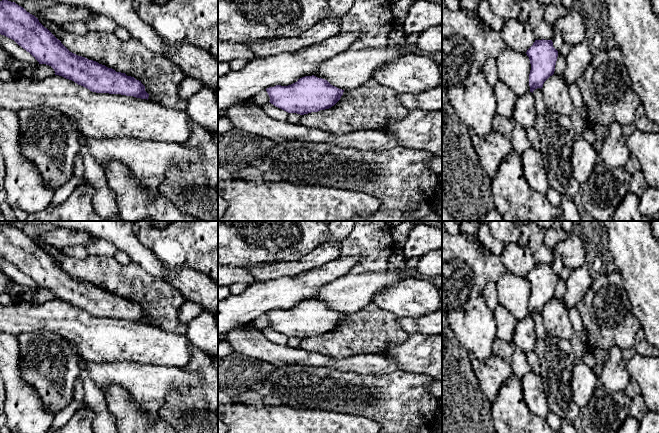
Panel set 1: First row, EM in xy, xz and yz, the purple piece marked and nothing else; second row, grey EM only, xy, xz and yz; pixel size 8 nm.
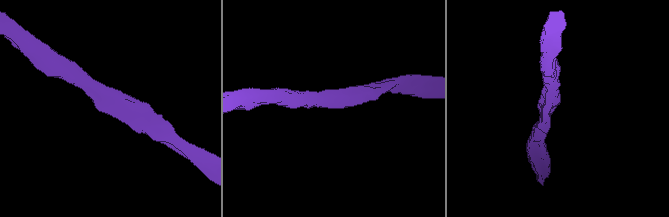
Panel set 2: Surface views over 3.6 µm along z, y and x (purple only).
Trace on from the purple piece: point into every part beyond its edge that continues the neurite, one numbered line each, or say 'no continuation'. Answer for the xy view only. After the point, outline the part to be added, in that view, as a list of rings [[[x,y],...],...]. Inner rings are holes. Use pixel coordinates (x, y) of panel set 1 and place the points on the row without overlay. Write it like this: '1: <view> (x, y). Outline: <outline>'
no continuation

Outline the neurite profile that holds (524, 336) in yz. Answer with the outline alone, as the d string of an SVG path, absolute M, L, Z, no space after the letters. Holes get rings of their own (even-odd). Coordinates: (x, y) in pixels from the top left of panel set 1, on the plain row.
M529 315L523 320L518 320L512 342L527 353L534 350L536 340L537 336L533 317Z

